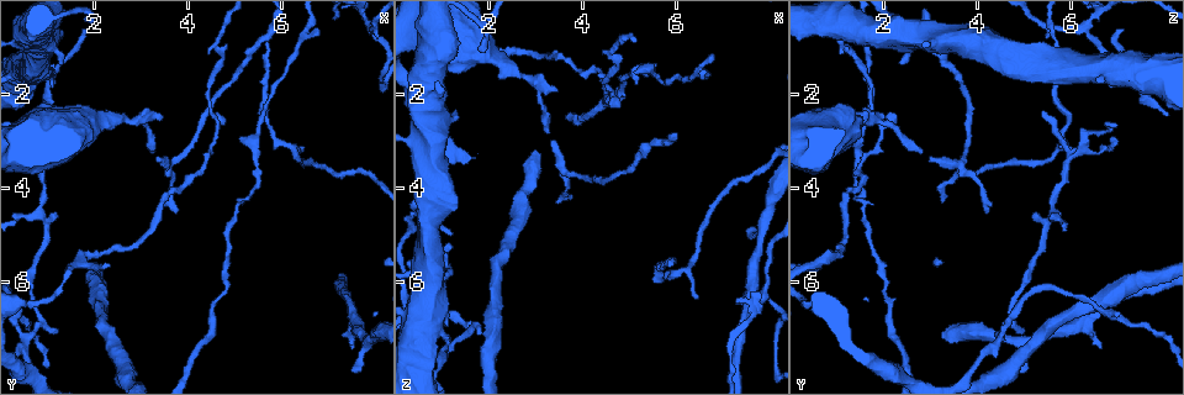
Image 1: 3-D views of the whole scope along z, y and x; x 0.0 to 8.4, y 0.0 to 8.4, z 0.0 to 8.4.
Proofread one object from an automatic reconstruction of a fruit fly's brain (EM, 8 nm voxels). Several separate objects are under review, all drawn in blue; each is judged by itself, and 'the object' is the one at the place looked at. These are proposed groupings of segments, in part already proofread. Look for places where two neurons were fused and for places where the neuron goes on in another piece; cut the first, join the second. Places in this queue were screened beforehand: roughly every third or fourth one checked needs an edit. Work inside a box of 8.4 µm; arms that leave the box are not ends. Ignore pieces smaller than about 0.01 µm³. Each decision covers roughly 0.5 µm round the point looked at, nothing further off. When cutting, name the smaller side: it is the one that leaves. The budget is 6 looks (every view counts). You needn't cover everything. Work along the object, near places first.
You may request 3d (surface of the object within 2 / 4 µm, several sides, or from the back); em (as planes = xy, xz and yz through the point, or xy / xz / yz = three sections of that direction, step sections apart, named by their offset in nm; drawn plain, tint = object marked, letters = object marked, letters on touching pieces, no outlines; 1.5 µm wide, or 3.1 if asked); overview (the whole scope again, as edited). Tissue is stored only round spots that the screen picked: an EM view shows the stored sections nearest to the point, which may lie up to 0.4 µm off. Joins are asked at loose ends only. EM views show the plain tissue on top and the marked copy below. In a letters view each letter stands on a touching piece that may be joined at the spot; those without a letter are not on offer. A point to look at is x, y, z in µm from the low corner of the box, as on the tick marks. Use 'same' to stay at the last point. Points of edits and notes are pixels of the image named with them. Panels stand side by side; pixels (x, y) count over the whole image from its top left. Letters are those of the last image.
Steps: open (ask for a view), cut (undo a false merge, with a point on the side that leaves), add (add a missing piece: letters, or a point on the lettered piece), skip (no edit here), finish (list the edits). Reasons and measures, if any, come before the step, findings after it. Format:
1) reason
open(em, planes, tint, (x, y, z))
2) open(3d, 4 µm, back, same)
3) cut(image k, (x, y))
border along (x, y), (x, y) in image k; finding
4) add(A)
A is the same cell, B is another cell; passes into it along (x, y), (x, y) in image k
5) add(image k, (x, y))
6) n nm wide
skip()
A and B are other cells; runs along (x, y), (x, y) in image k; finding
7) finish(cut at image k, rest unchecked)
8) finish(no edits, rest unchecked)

branch stops here
open(em, planes, letters, (6.50, 3.20, 6.30))

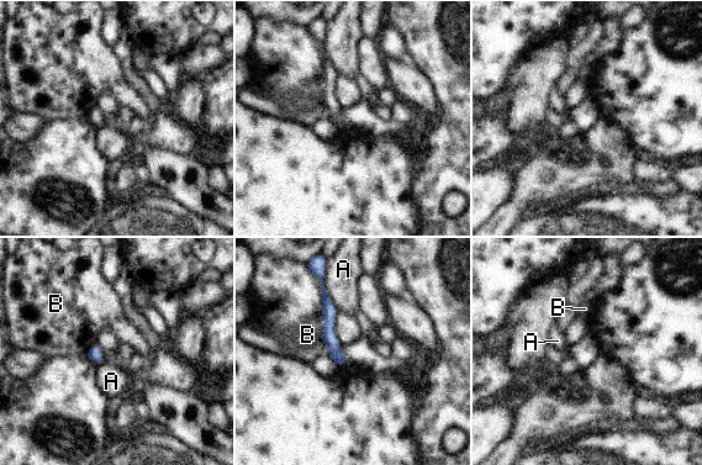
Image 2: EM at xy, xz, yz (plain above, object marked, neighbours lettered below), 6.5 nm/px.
skip()
A and B are other cells; runs along (325, 295), (328, 338), (342, 362) in image 2; no lettered piece goes on from it

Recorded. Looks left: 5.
an open end
open(em, planes, letters, (1.25, 7.05, 5.00))

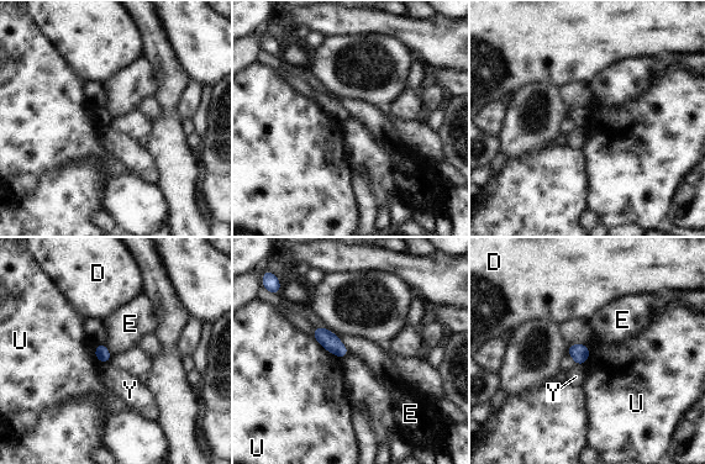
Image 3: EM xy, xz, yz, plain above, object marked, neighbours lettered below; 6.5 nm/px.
100 nm wide
skip()
D, E, U and Y are other cells; border along (104, 344), (111, 354) in image 3; no lettered piece goes on from it

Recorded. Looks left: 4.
branch stops here
open(em, xy, step 4, tint, (7.45, 7.85, 4.90))

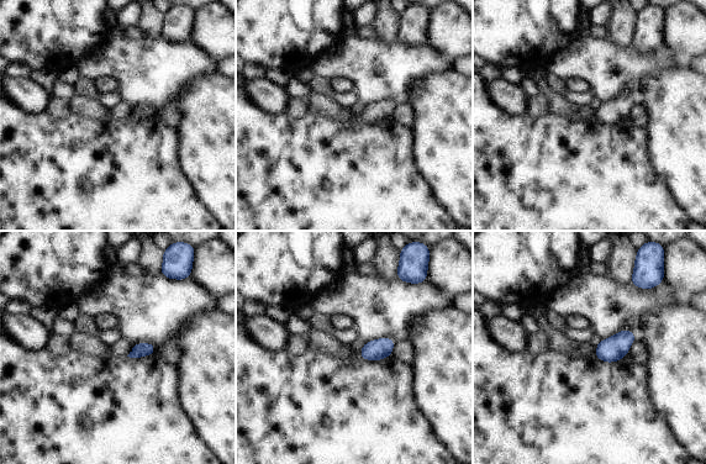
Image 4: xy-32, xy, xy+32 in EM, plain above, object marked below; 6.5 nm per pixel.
cut it another way
open(em, planes, letters, same)

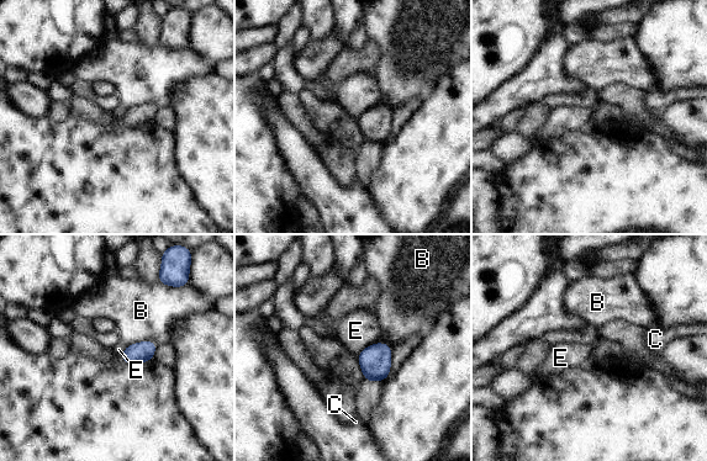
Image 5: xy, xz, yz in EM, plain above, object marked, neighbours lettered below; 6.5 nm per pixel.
skip()
B, C and E are other cells; no lettered piece goes on from it

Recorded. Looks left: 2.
finish(no edits, rest unchecked)

